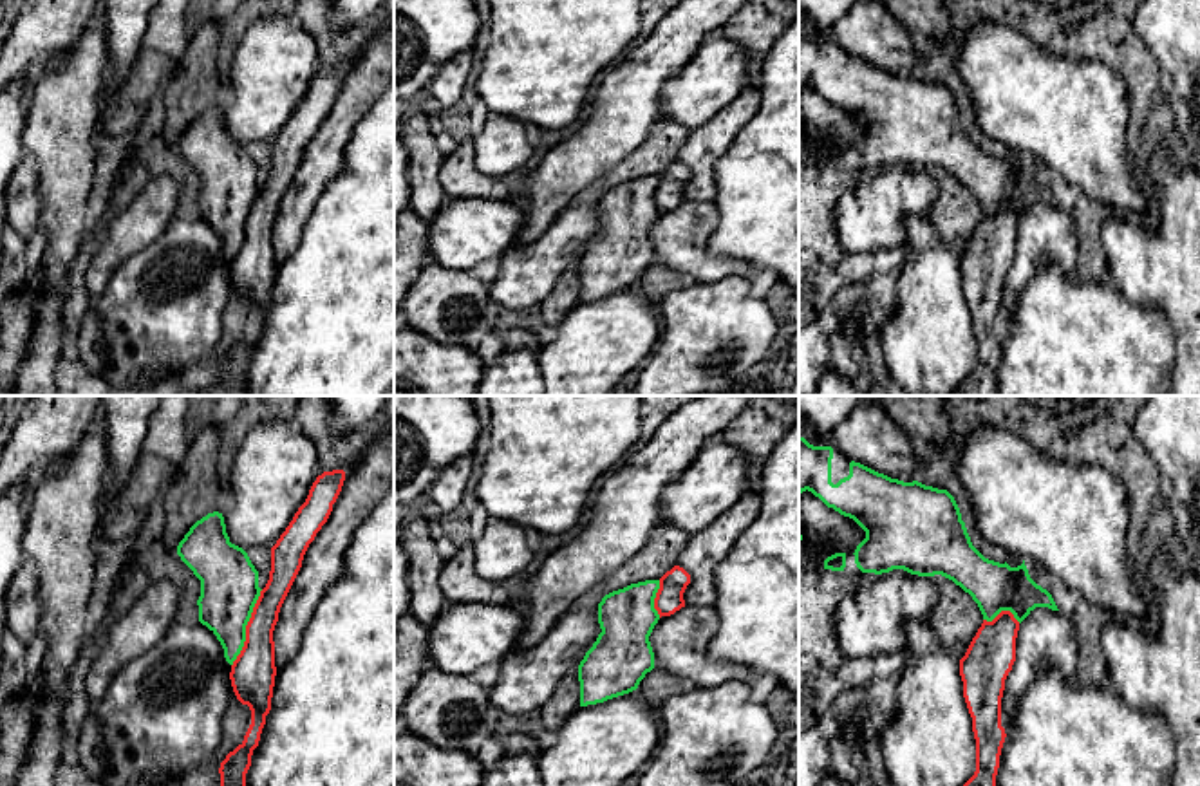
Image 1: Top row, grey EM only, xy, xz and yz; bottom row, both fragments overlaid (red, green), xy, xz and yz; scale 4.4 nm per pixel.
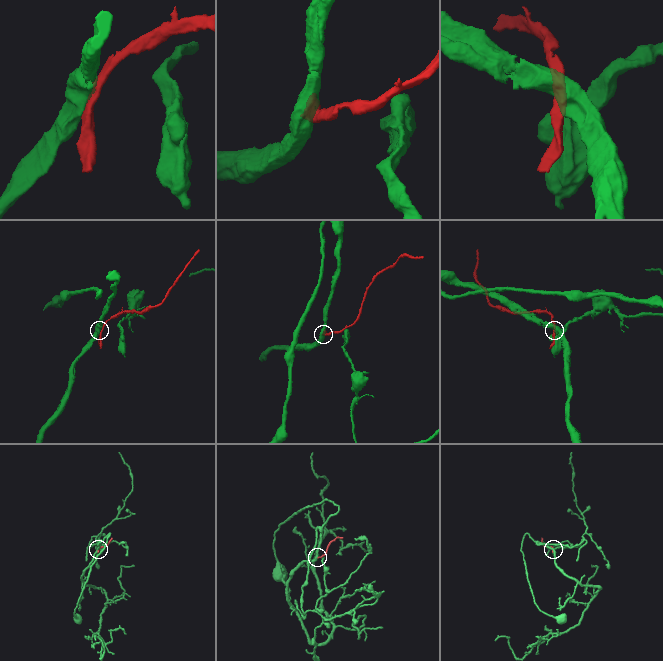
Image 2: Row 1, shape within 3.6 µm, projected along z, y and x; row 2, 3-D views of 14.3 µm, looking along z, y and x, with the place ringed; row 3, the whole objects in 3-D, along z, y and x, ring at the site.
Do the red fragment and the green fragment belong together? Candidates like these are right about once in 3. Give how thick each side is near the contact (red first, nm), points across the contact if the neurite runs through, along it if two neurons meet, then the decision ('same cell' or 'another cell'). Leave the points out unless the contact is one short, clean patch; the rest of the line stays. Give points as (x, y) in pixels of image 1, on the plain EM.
200/260 nm | along xy (262, 185), (246, 221), (244, 241), (232, 261) | another cell

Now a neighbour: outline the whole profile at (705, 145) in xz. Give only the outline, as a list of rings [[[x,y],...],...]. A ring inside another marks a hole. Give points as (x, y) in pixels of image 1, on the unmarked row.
[[[752,81],[710,121],[690,130],[678,154],[678,161],[690,170],[690,179],[683,188],[685,201],[714,202],[717,193],[716,164],[730,150],[736,136],[755,116],[759,107],[761,92]]]

